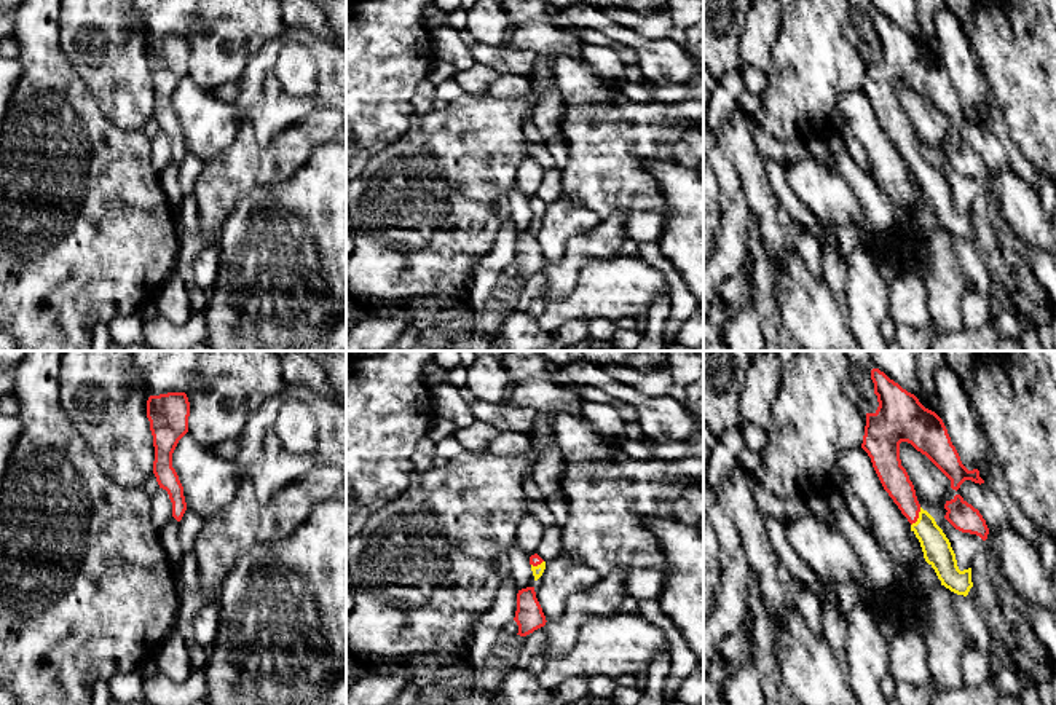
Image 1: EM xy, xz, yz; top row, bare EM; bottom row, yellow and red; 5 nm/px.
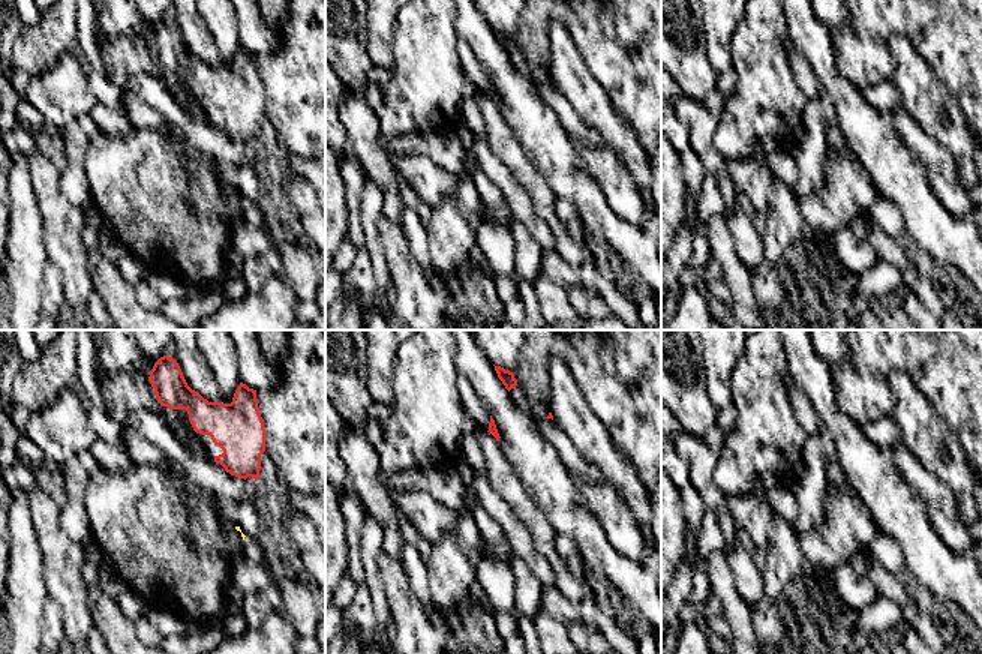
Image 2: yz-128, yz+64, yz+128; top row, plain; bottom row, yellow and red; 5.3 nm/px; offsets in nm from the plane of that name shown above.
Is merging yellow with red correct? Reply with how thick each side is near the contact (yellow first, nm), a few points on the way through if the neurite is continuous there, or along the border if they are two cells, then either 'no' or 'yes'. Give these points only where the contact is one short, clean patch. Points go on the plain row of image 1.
150 nm thick on the yellow side, 140 nm on the other; runs through yz (937, 192), (919, 160), (910, 150), (894, 120); yes

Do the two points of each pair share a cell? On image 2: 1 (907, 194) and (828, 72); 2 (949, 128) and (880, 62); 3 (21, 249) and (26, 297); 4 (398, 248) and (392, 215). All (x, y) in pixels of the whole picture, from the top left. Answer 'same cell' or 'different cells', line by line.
1: same cell
2: different cells
3: same cell
4: different cells

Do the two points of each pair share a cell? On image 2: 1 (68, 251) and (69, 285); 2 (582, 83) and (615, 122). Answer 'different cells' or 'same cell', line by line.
1: same cell
2: same cell

